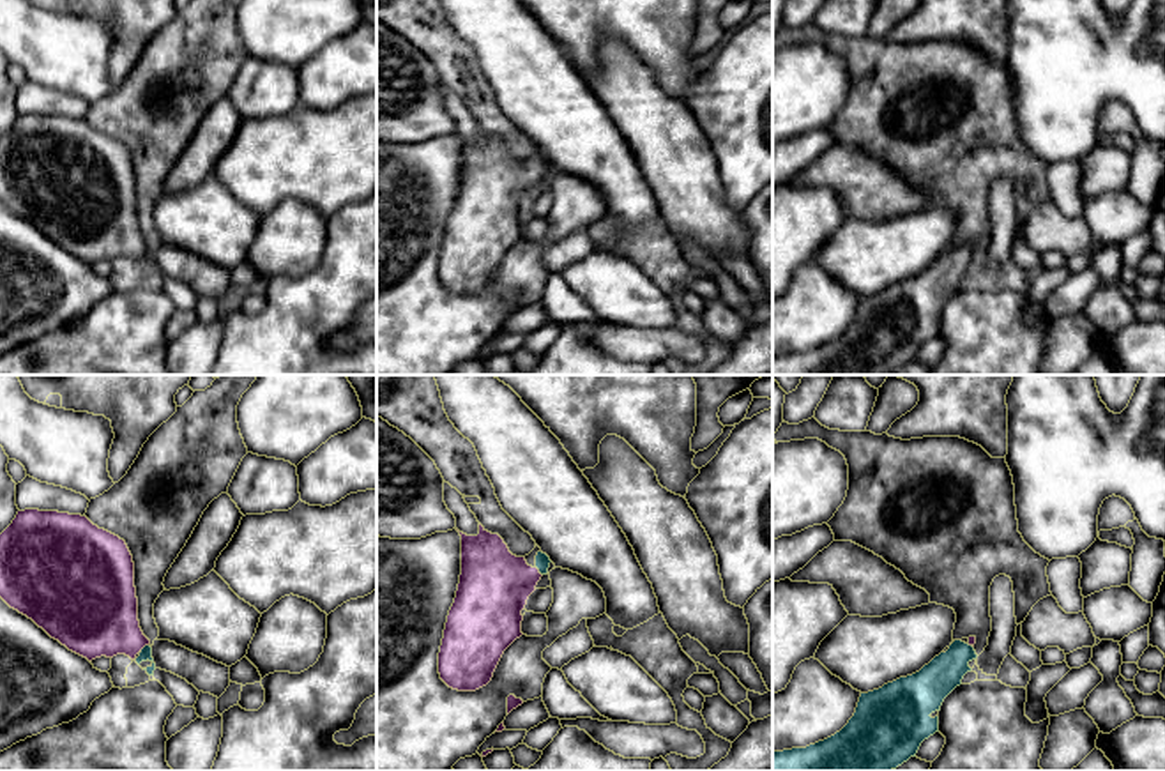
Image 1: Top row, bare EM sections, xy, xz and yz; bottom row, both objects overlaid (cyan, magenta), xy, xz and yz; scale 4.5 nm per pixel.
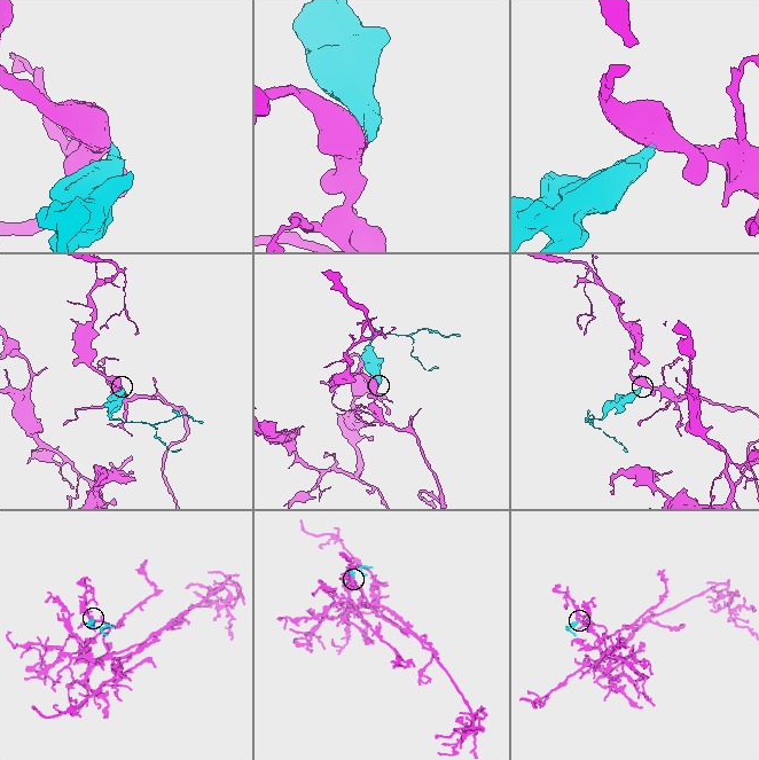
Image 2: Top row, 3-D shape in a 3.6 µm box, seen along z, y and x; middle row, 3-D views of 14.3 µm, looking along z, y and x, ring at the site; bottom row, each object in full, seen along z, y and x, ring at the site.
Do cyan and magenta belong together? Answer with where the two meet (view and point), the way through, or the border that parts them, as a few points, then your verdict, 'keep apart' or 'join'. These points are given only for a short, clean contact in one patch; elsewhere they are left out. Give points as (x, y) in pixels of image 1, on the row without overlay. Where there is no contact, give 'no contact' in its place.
xz (540, 175) | across xz (543, 165), (540, 175), (494, 191) | join

